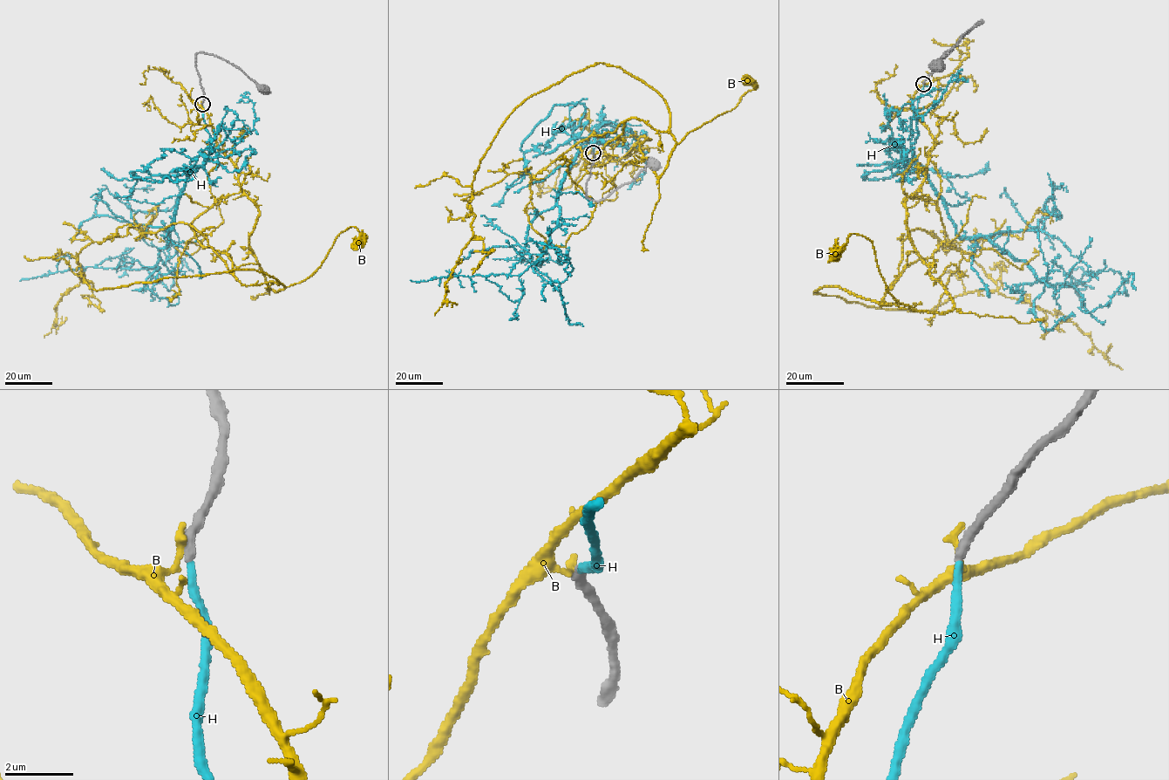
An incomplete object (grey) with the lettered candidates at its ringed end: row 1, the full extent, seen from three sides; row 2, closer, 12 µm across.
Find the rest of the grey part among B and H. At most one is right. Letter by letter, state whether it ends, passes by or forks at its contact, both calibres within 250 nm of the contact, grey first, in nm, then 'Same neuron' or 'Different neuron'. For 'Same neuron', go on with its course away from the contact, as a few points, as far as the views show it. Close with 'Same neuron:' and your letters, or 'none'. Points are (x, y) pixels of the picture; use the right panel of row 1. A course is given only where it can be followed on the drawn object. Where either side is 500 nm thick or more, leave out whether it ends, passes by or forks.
B: It ends there. Thickness 320 nm (grey) against 260 nm. Different neuron
H: It ends there. Thickness 300 nm (grey) against 240 nm. Same neuron. Its course: (923, 84), (911, 119), (912, 160), (942, 199), (956, 233), (986, 236), (1041, 281), (1074, 283), (1078, 300)
Same neuron: H

